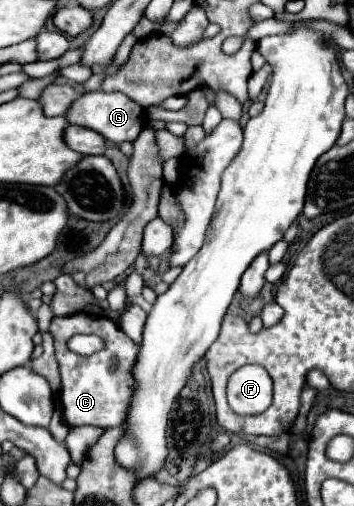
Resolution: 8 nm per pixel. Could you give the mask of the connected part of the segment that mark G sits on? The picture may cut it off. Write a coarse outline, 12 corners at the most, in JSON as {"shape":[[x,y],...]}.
{"shape":[[86,93],[66,117],[120,145],[146,127],[124,93]]}

